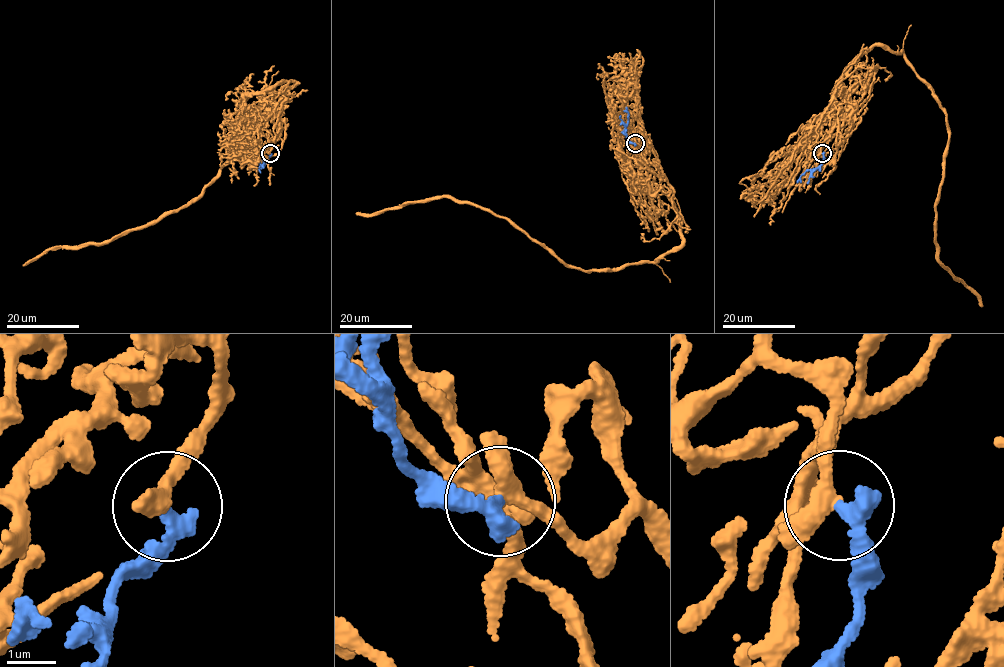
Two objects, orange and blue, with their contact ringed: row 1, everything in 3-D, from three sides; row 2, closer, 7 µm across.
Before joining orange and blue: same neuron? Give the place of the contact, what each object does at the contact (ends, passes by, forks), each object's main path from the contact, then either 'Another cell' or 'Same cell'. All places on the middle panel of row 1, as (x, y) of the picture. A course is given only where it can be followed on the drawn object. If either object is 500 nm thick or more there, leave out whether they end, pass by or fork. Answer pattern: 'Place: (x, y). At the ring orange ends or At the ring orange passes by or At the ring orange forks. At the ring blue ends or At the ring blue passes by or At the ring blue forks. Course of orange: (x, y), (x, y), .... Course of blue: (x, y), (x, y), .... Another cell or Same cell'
Place: (635, 143). At the ring orange passes by. At the ring blue ends. Course of orange: (635, 143), (653, 150), (681, 220), (682, 242), (652, 261), (574, 268), (507, 220), (446, 196), (355, 213). Course of blue: (635, 143), (629, 140), (625, 130), (628, 114), (626, 106). Same cell

